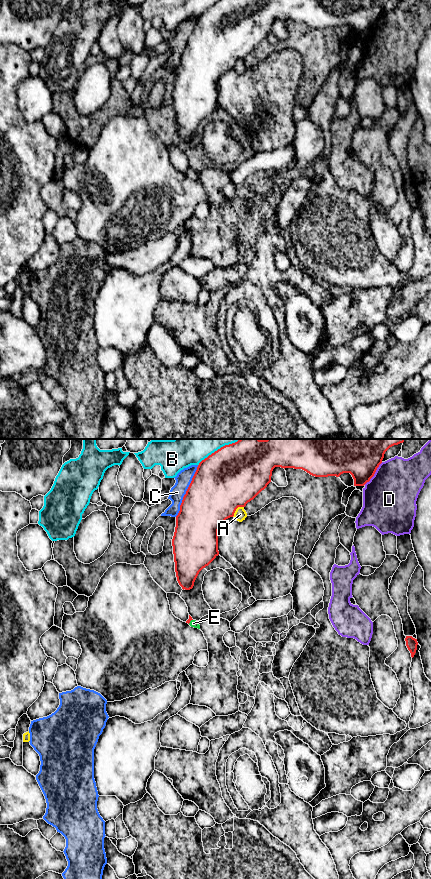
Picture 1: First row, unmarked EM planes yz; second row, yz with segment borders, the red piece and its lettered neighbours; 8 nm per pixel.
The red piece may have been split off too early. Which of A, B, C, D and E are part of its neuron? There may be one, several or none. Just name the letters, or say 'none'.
E

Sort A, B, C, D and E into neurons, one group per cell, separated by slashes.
A / B / C / D / E

